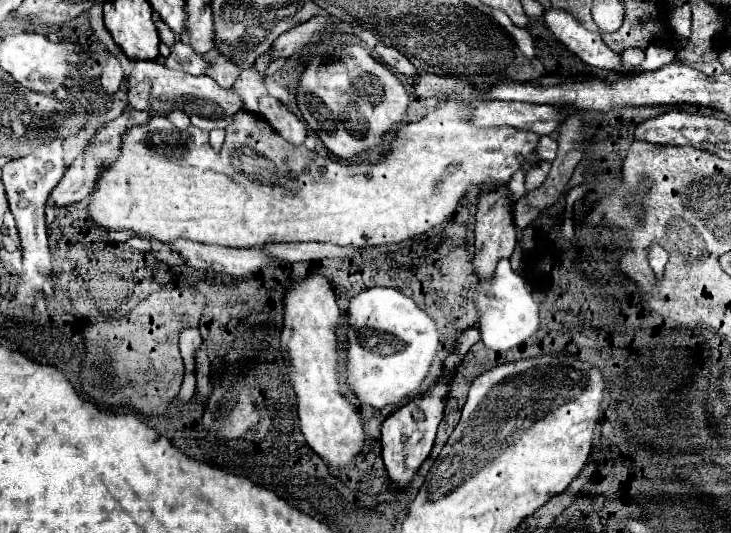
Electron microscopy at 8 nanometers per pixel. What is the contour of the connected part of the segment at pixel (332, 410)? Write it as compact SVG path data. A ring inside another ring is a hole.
M310 274L304 280L292 280L284 306L284 322L290 324L284 364L288 366L288 376L298 396L300 428L308 446L328 466L346 468L362 454L366 434L360 410L348 402L338 382L338 322L342 312L336 304L330 282L320 274Z

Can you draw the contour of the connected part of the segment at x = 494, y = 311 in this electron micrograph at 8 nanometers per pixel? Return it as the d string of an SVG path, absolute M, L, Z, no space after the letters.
M500 260L492 282L480 284L476 288L474 302L480 314L480 340L494 352L506 352L514 346L520 346L540 330L540 308L528 290L528 282L520 274L512 272L508 260Z

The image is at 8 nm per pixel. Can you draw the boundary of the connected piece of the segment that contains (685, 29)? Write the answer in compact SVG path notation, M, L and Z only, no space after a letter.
M684 4L670 14L670 28L678 38L690 36L690 6Z

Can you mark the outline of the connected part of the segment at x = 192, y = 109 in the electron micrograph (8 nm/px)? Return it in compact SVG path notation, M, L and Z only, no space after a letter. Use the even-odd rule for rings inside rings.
M156 60L134 62L134 70L128 76L126 84L126 108L154 114L170 114L172 110L184 110L192 124L202 130L226 128L232 114L242 110L242 100L234 94L234 90L220 88L210 76L192 76L180 70L172 70Z

